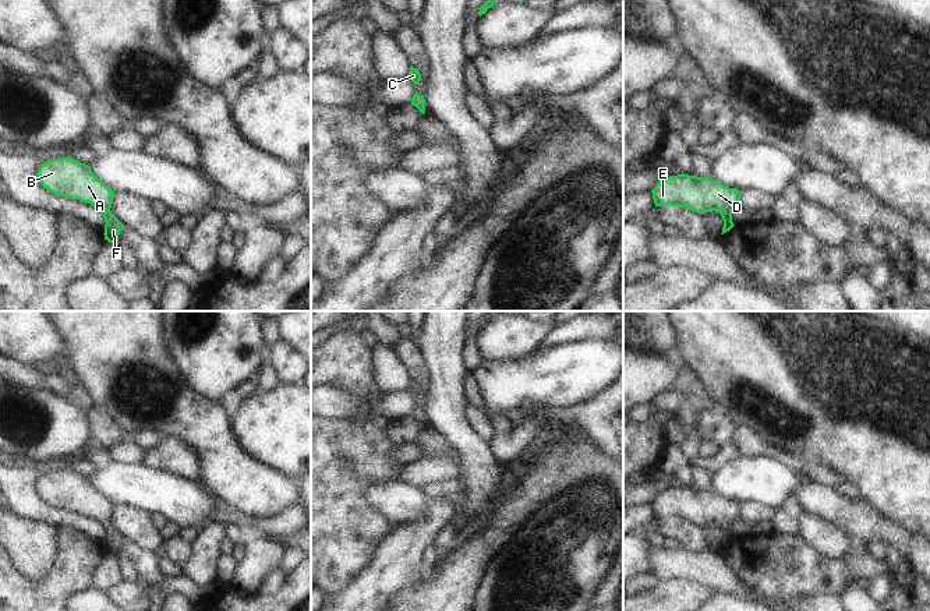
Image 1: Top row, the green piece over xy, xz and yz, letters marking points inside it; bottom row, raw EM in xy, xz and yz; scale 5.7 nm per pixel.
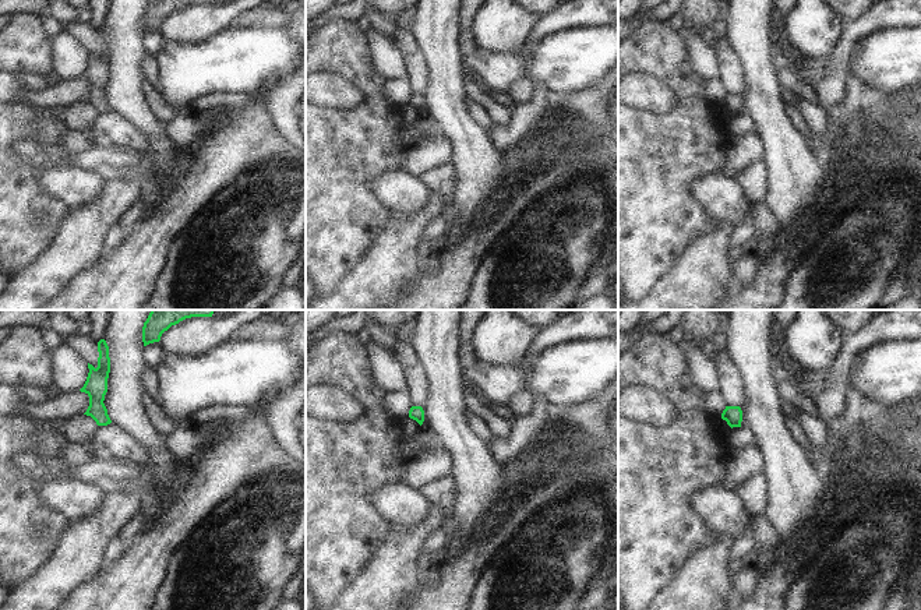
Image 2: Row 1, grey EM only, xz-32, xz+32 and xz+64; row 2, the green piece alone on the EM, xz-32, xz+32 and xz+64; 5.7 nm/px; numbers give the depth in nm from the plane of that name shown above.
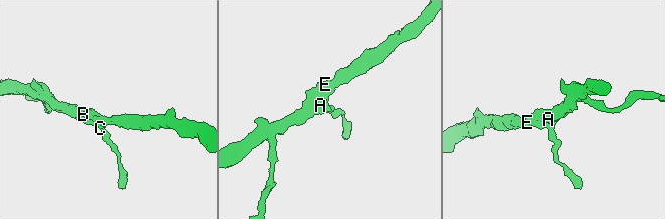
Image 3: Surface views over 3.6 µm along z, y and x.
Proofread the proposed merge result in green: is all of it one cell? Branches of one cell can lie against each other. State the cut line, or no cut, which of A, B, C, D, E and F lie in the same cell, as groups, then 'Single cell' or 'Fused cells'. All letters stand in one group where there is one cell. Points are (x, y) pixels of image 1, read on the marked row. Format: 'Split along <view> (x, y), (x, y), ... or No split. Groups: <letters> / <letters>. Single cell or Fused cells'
No split. Groups: A B C D E F. Single cell.

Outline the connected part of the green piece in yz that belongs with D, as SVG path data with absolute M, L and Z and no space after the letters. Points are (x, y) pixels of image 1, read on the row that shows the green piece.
M683 173L660 180L651 193L655 206L683 206L697 213L718 212L724 220L721 234L735 226L732 211L739 206L742 197L739 190L721 181Z

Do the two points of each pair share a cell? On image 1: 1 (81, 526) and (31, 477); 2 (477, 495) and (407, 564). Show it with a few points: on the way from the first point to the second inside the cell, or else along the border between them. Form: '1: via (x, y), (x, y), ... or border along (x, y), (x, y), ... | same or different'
1: via (64, 518), (50, 515), (31, 494) | same
2: border along (458, 502), (459, 516) | different

